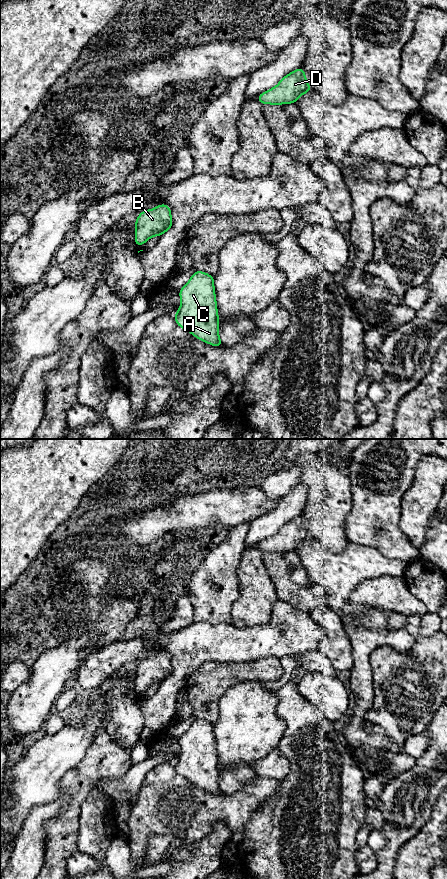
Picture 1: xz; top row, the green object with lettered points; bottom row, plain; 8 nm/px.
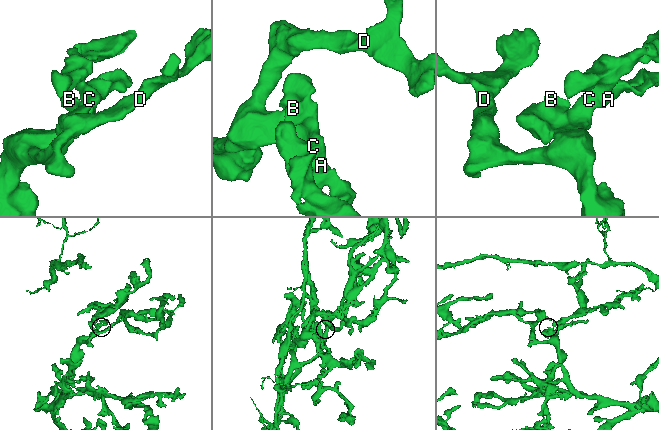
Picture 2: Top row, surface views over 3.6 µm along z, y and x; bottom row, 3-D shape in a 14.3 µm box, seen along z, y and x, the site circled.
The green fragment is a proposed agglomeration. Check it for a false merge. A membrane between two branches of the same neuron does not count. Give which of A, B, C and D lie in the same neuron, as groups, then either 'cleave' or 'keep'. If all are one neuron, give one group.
groups A B C D; keep

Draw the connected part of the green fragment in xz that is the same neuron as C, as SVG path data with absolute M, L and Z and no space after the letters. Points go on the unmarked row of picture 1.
M196 718L179 738L179 744L181 753L174 762L176 772L209 793L223 794L219 786L214 725Z

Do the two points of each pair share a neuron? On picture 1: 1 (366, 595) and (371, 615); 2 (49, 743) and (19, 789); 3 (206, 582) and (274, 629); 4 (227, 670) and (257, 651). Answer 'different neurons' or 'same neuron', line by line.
1: different neurons
2: same neuron
3: different neurons
4: different neurons

